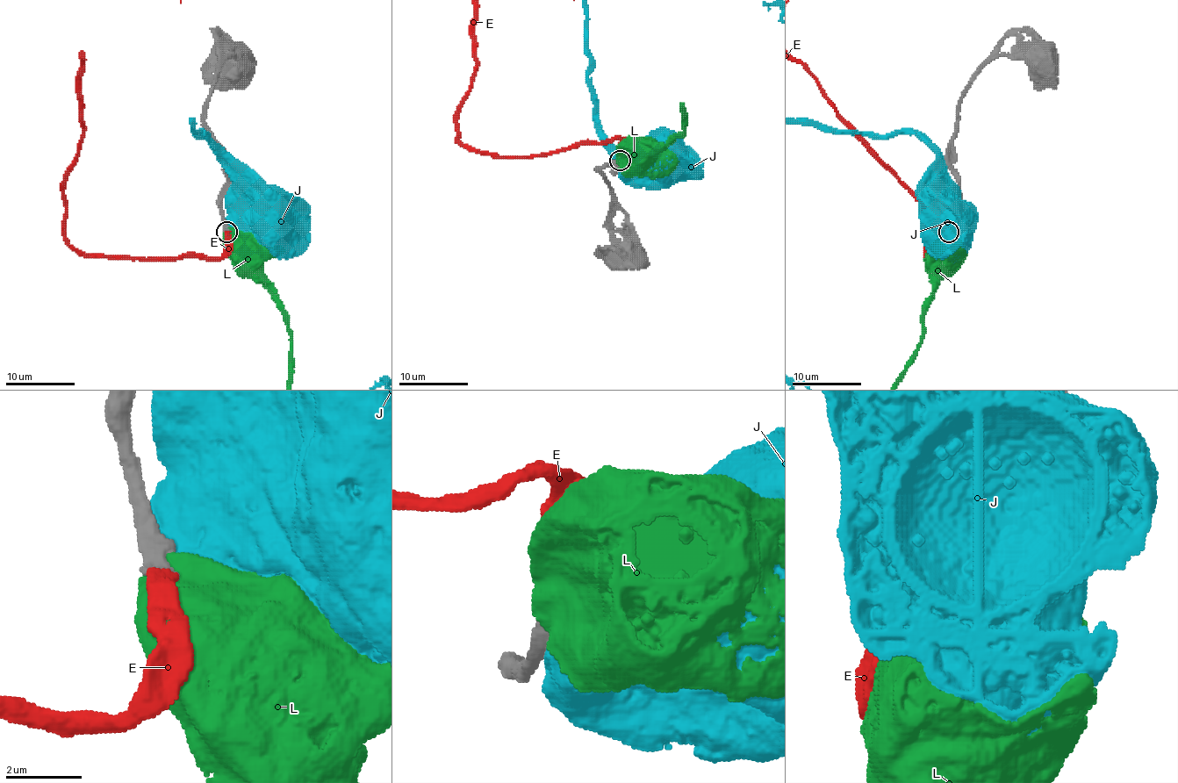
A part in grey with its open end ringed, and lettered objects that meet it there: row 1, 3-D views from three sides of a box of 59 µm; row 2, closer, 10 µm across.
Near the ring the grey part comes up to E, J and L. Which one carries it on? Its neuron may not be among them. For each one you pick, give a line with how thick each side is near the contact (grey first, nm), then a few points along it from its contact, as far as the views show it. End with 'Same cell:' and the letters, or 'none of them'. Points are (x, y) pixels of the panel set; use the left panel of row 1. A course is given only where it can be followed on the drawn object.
E: calibres 420 and 480 nm
Same cell: E

